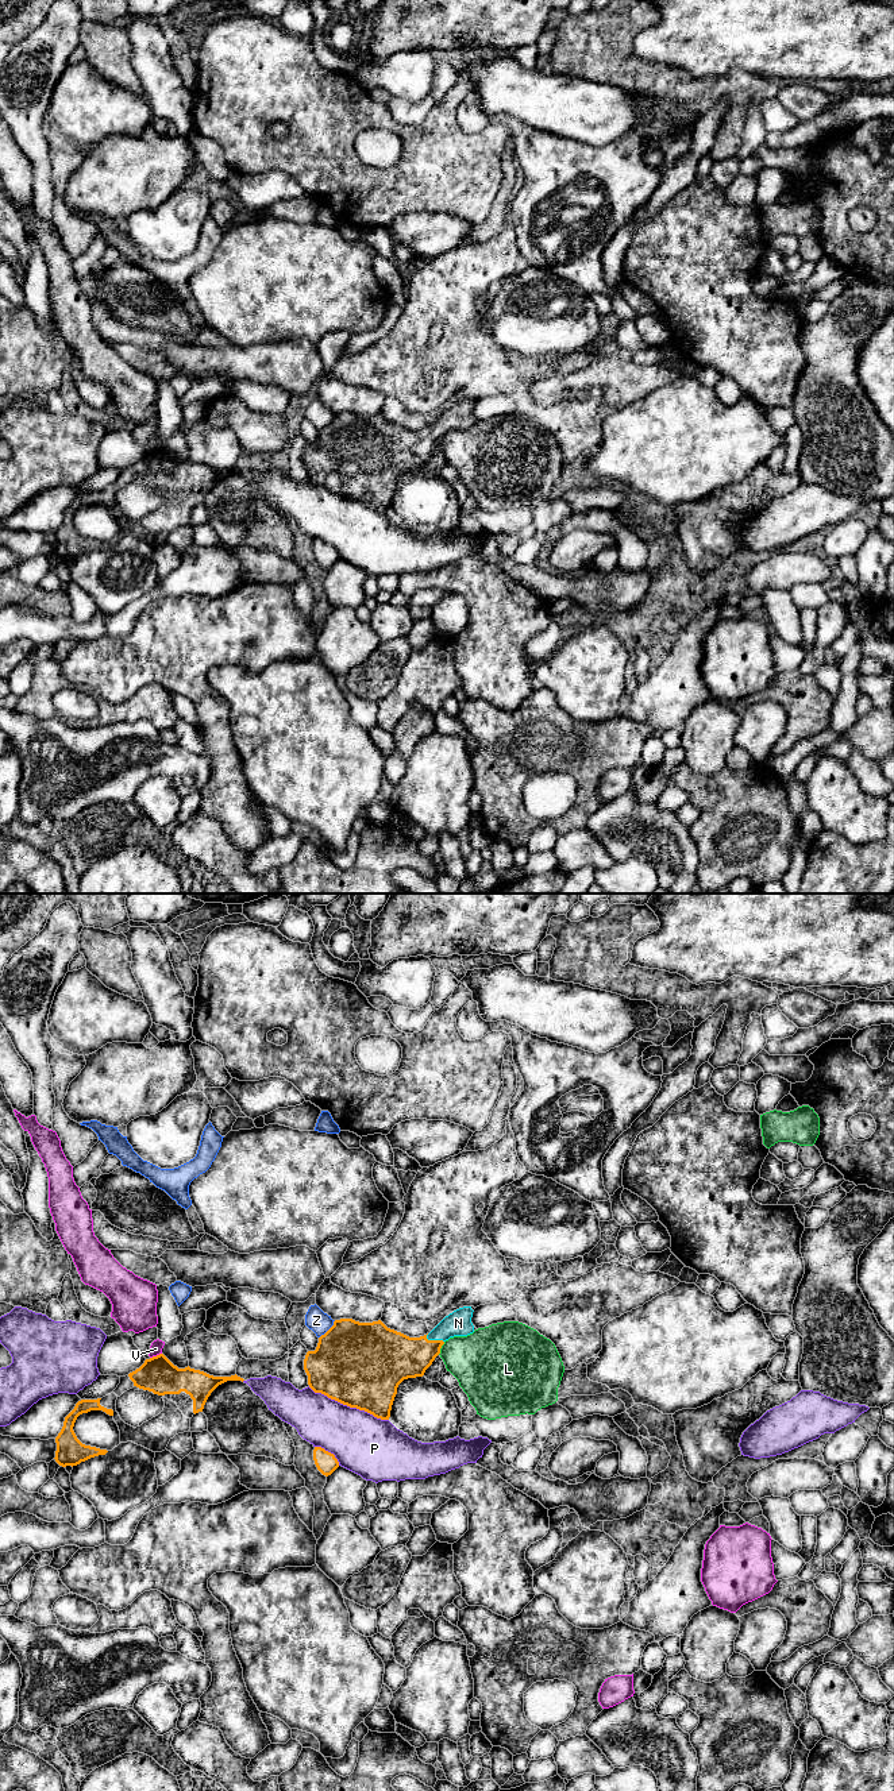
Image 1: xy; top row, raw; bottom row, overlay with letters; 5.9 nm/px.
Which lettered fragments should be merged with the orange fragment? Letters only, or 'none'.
N

